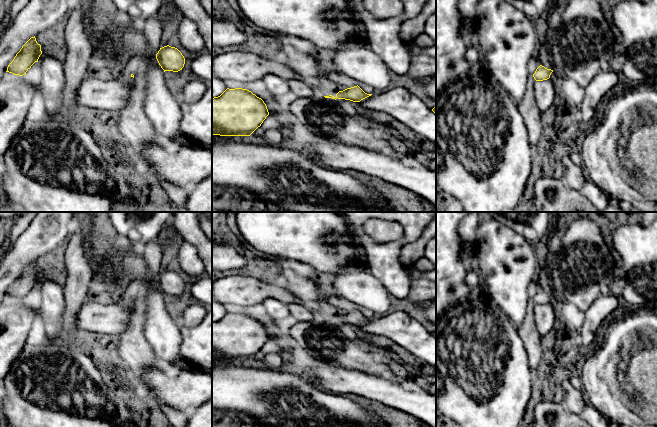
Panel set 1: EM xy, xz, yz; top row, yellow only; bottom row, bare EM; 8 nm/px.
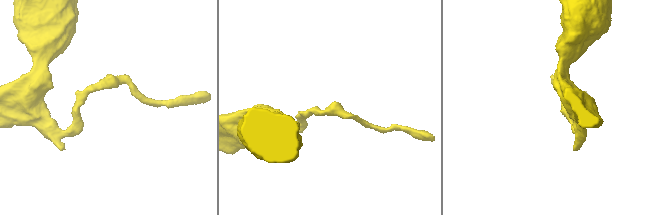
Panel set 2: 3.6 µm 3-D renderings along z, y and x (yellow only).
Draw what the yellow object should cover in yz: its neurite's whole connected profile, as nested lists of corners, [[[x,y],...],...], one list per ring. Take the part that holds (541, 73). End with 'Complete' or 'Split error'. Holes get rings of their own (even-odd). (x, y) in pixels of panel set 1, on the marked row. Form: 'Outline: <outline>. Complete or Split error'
Outline: [[[540,65],[535,73],[533,74],[533,77],[536,81],[543,81],[543,80],[547,80],[550,78],[551,73],[553,72],[553,70],[551,69],[547,69],[544,66]]]. Complete

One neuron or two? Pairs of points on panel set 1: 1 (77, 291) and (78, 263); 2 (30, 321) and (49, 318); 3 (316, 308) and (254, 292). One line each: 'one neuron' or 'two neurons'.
1: one neuron
2: two neurons
3: one neuron

